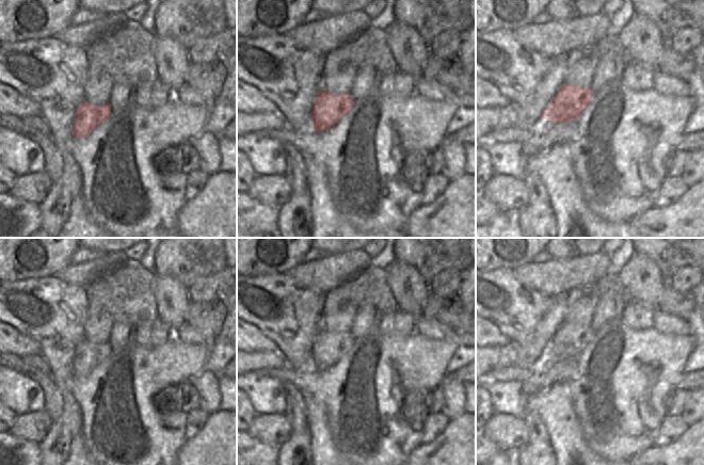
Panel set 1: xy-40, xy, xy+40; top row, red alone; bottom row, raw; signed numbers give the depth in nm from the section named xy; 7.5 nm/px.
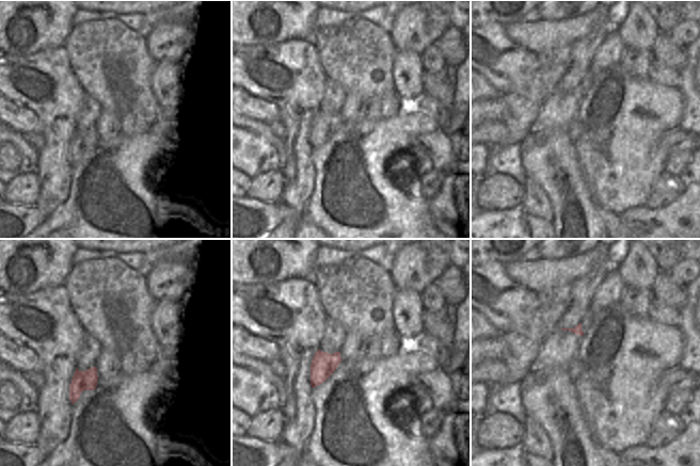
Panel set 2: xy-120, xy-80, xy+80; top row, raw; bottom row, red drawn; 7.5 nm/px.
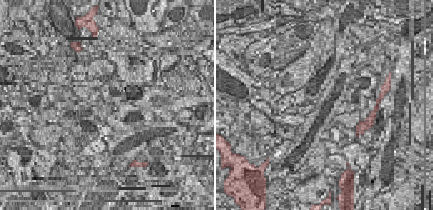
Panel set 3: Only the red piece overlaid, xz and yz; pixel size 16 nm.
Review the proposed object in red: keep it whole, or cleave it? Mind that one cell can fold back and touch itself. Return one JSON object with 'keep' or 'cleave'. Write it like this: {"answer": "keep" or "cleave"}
{"answer": "cleave"}

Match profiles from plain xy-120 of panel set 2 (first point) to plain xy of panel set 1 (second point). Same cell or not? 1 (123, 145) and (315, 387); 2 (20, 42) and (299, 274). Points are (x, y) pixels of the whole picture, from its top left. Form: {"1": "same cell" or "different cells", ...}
{"1": "same cell", "2": "different cells"}

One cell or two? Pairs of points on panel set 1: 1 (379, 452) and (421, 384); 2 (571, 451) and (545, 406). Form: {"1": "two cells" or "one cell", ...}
{"1": "one cell", "2": "one cell"}

